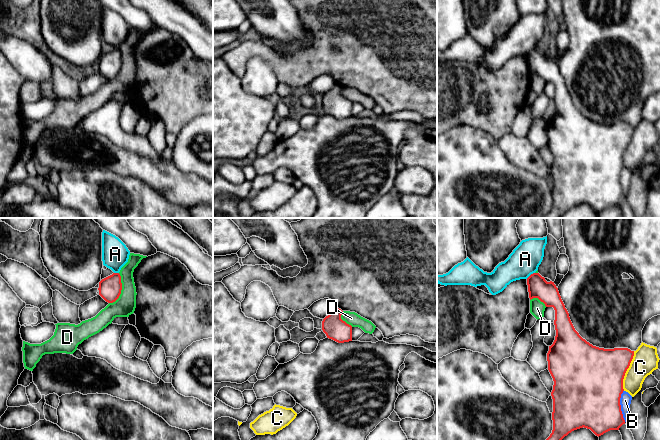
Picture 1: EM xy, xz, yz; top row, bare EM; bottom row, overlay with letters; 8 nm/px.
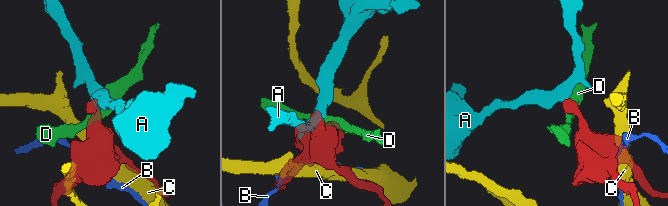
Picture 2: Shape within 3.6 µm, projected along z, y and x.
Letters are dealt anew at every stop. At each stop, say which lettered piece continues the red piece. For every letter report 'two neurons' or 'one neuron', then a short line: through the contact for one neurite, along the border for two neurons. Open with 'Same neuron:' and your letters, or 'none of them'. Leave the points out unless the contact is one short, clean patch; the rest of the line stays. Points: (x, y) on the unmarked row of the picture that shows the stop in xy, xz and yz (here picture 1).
Same neuron: none of them
A: two neurons; line yz (534, 48), (526, 54)
B: two neurons
C: two neurons
D: two neurons; line xy (119, 49), (121, 69), (114, 77), (109, 79)

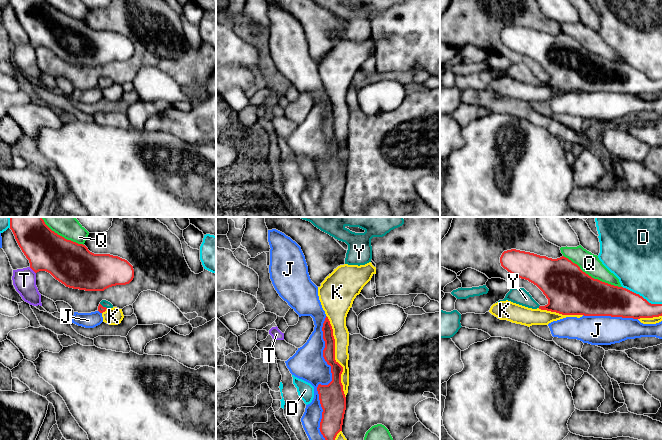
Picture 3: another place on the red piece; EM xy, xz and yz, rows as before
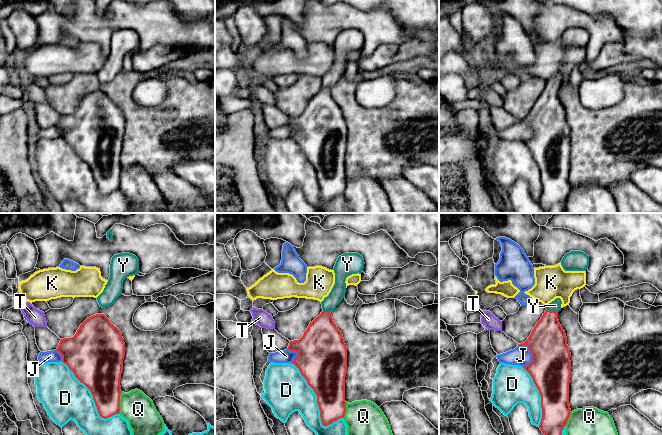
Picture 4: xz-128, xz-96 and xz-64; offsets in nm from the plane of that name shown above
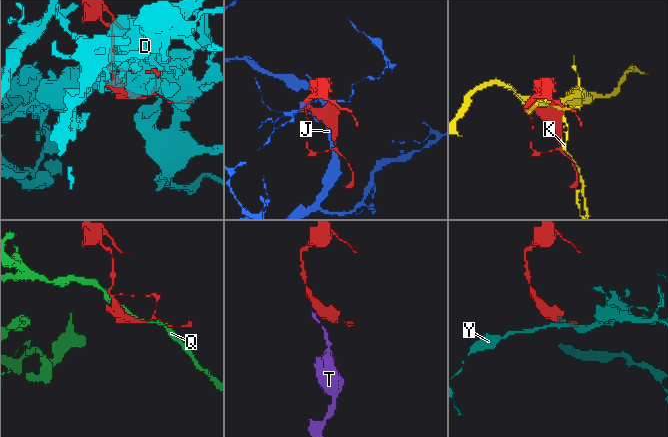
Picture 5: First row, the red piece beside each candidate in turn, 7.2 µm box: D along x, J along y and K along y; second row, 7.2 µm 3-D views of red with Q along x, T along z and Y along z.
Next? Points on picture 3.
Same neuron: Y
D: two neurons
J: two neurons
K: two neurons
Q: two neurons
T: two neurons; line xy (29, 43), (35, 49)
Y: one neuron; line xy (101, 85), (104, 83), (104, 79)

